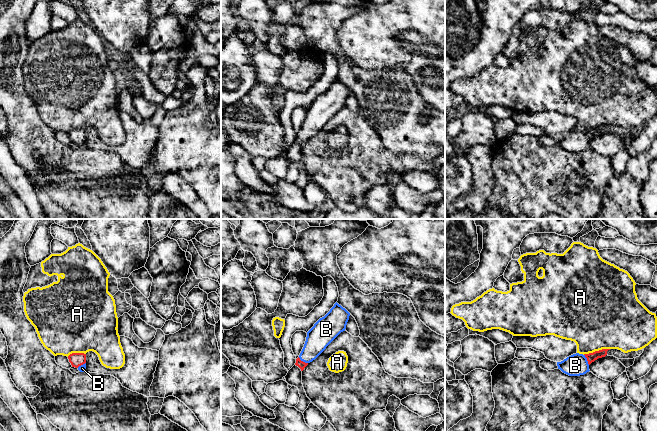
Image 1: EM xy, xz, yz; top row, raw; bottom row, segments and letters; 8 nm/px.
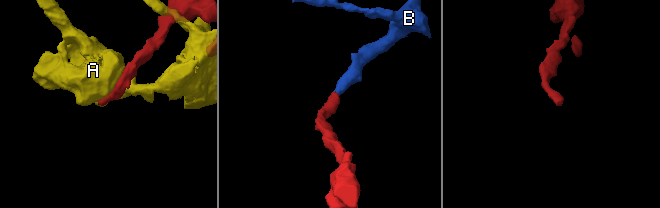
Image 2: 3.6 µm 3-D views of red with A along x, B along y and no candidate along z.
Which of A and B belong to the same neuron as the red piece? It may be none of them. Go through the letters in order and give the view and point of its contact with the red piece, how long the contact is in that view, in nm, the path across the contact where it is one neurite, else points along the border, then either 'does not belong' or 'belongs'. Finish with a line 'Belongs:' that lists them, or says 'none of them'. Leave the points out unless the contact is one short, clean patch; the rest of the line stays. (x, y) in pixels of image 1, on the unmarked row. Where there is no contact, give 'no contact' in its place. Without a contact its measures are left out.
A: meets red in yz at (596, 127); contact 220 nm long; does not belong
B: meets red in xz at (302, 137); contact 90 nm long; runs through xz (299, 139), (302, 137), (310, 128), (319, 112); belongs
Belongs: B

